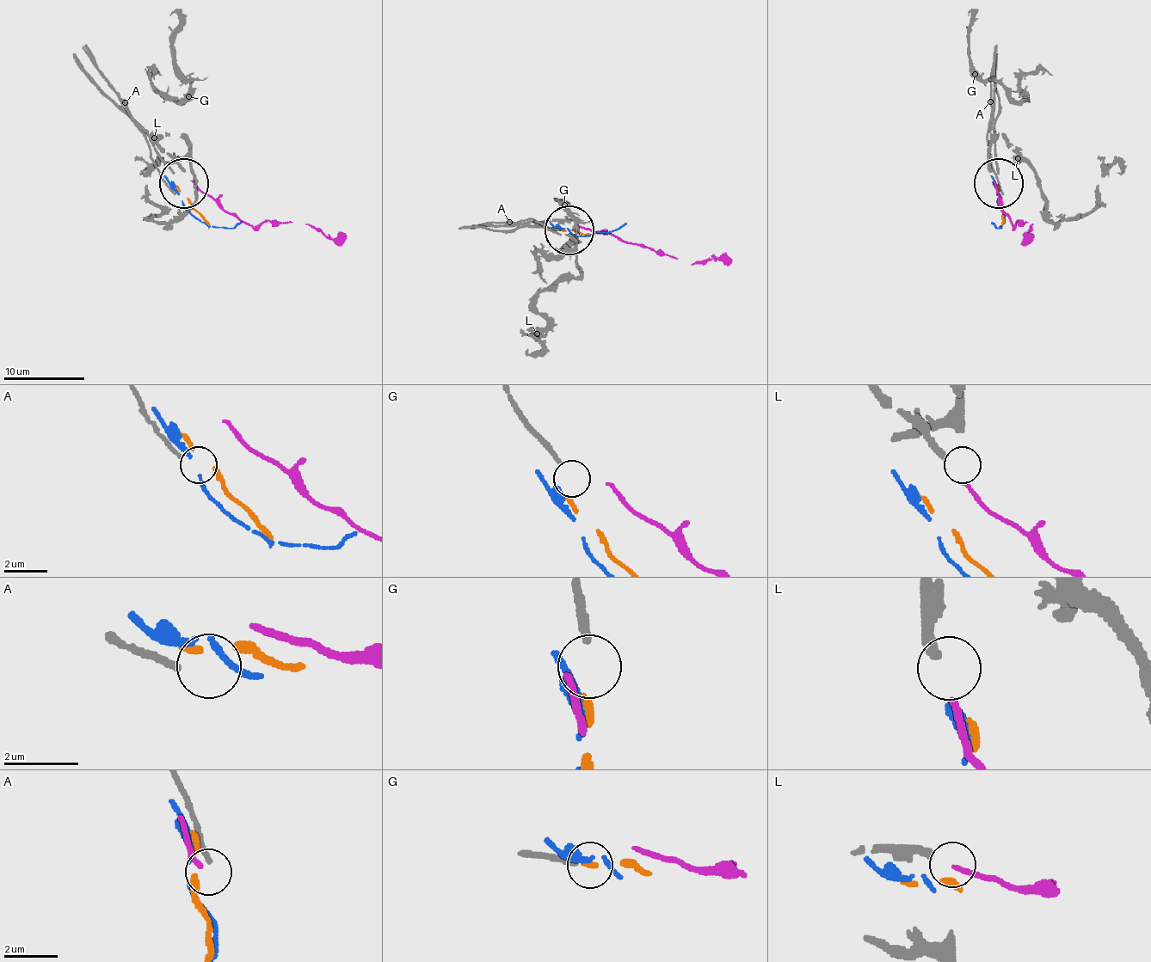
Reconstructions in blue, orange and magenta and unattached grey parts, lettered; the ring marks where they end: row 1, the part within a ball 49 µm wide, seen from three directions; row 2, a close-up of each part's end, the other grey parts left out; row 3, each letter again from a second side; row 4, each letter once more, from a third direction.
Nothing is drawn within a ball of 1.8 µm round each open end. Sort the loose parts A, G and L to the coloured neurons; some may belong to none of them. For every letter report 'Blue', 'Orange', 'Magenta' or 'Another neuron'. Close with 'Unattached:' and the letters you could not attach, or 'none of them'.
A: Another neuron
G: Another neuron
L: Another neuron
Unattached: A, G, L

